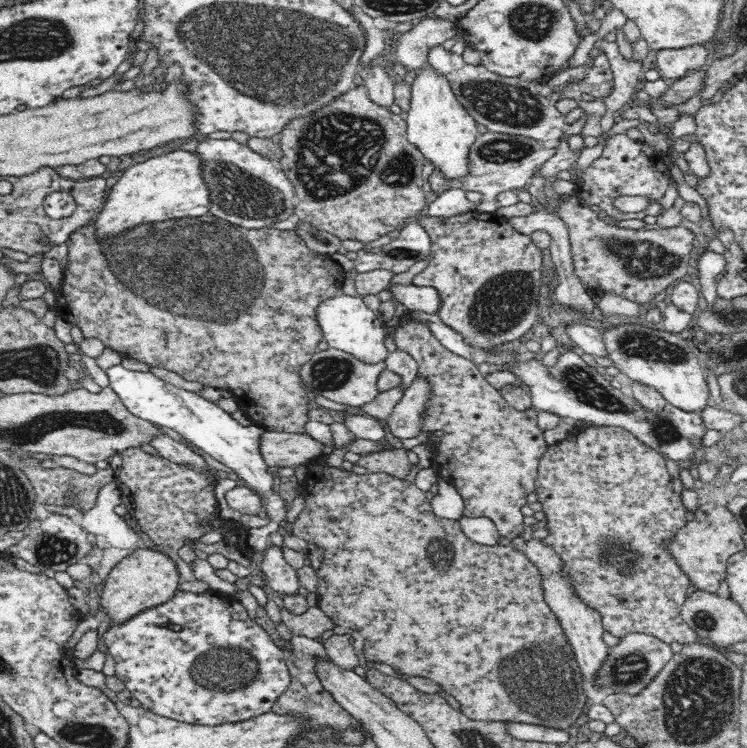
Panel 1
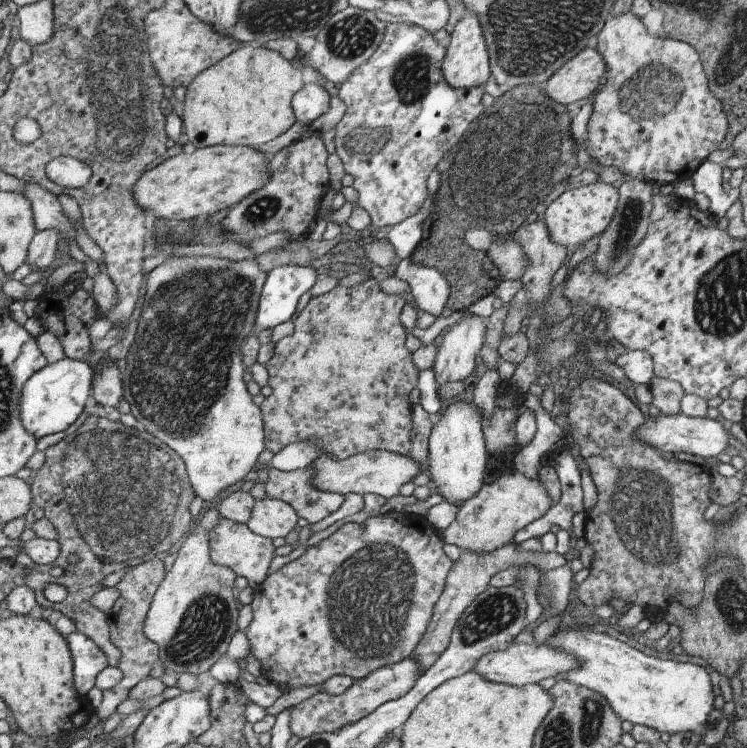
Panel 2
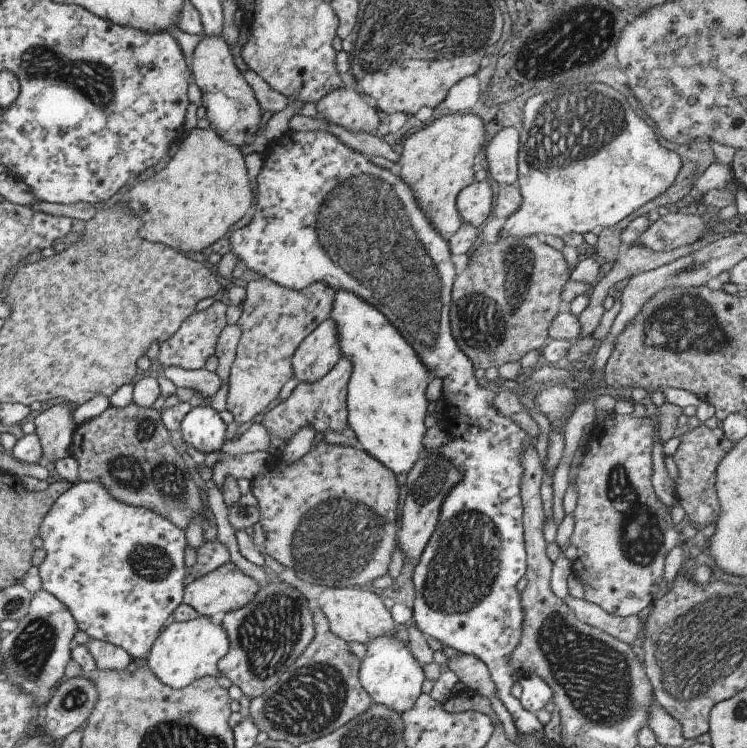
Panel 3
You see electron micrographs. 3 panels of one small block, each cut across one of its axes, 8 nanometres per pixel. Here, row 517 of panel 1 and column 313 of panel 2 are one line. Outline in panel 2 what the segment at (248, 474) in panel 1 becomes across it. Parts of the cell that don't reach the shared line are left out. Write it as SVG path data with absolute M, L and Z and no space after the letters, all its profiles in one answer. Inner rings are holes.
M276 265L266 274L252 330L273 329L289 321L300 296L317 280L315 267Z

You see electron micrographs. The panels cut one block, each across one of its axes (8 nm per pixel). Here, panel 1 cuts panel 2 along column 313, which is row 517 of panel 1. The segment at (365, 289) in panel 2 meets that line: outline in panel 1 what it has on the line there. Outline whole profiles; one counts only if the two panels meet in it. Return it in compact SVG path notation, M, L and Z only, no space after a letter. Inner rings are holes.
M316 456L305 467L304 479L300 481L303 488L304 510L298 514L293 523L293 534L302 537L310 544L322 548L322 565L317 576L319 586L317 590L319 606L336 626L350 628L354 634L362 635L365 640L363 655L368 661L385 662L397 673L410 676L421 676L437 684L441 690L454 696L460 704L460 710L466 718L474 721L522 722L538 726L568 730L576 725L583 713L586 695L582 685L583 674L570 647L570 641L562 630L560 619L544 599L543 575L539 566L532 563L526 553L518 551L502 541L498 544L485 545L470 540L462 531L460 523L448 518L439 518L434 514L431 501L426 498L426 491L418 489L414 483L405 479L395 478L385 473L366 473L359 476L352 470L334 468L327 464L326 456Z

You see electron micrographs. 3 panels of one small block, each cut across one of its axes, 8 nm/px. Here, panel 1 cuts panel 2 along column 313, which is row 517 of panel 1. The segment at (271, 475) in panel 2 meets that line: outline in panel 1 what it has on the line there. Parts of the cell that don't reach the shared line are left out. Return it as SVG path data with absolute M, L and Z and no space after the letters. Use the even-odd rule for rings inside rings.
M418 314L407 316L394 332L394 342L397 350L406 351L418 365L417 378L425 380L429 388L423 419L419 428L420 434L426 434L426 445L431 452L432 470L441 481L454 486L462 501L464 501L464 516L490 518L504 541L512 541L526 534L527 527L523 522L520 509L528 505L526 498L535 492L538 477L538 466L546 453L547 444L544 431L538 426L539 410L528 407L526 410L516 410L503 400L500 391L486 381L476 365L467 358L455 355L444 348L442 343L432 334L428 324L417 318ZM436 432L445 433L439 438L433 436Z

